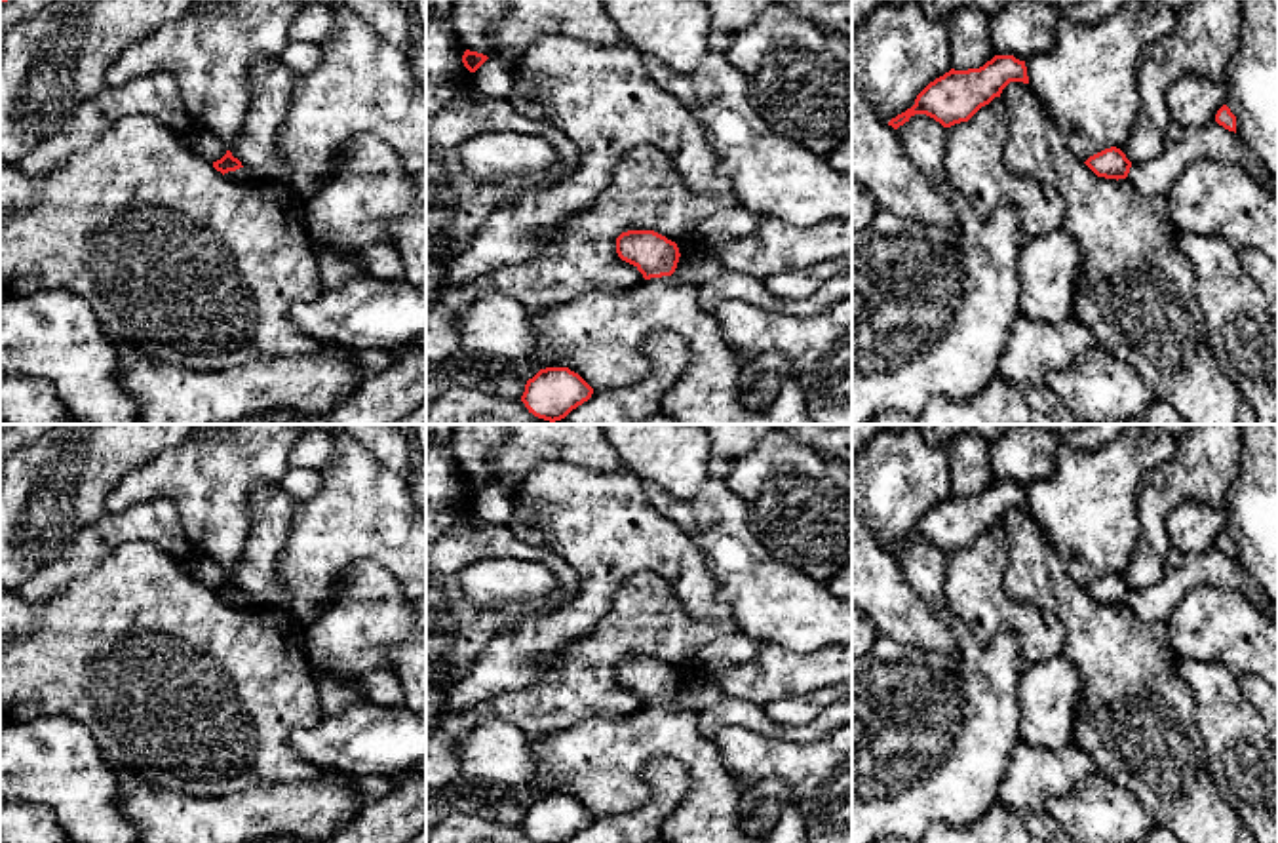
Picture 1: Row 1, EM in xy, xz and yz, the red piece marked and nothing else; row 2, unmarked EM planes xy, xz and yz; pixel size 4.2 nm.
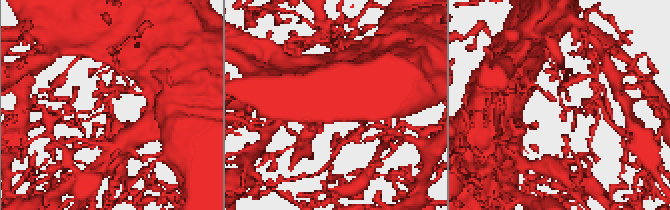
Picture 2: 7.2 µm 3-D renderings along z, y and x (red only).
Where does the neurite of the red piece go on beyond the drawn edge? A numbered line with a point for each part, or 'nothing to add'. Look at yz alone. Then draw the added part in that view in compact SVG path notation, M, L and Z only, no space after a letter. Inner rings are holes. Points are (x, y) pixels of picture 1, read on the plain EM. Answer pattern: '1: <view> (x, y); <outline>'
nothing to add

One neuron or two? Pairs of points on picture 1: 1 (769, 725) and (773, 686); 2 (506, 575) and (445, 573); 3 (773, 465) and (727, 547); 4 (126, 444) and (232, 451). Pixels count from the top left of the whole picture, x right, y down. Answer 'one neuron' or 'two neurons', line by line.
1: two neurons
2: two neurons
3: two neurons
4: two neurons

